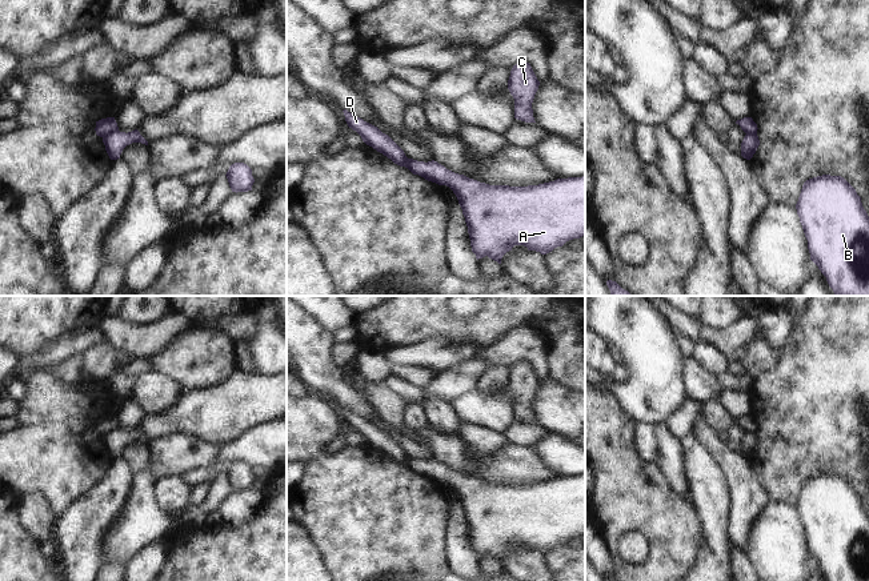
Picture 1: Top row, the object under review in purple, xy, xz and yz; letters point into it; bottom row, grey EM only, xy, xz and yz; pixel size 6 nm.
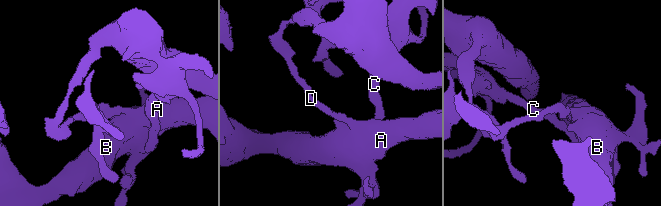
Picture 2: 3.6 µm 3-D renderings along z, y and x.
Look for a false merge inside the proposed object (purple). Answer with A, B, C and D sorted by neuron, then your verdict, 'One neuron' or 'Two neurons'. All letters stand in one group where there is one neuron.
Groups: A B / C D. Two neurons

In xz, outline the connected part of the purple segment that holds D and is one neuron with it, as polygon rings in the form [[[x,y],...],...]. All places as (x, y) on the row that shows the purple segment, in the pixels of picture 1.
[[[347,109],[343,112],[348,127],[356,131],[367,145],[383,153],[395,164],[405,168],[408,167],[408,157],[404,151],[388,135],[363,119],[353,116]]]

